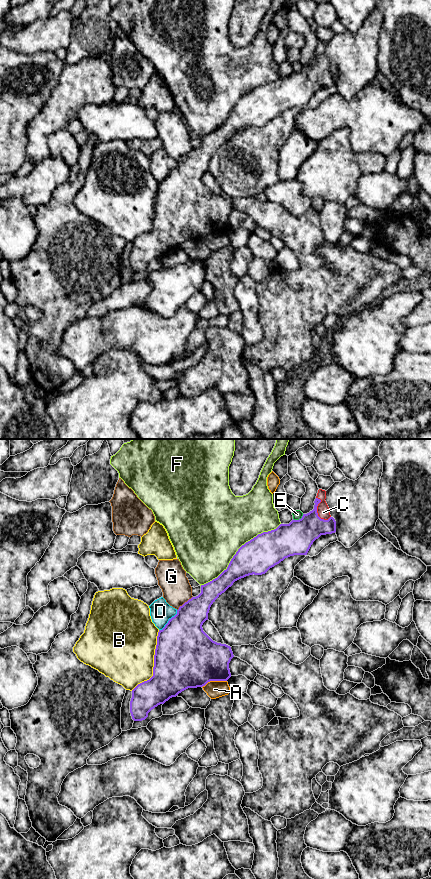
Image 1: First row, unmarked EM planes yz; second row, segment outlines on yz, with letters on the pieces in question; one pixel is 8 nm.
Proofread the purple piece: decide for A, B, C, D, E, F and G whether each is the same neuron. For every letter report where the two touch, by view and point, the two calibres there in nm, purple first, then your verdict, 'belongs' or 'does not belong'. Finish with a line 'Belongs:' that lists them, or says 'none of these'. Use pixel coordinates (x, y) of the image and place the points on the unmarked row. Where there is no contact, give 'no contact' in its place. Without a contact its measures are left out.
A: contact yz (214, 232); calibres 460 and 140 nm; does not belong
B: contact yz (154, 215); calibres 480 and 460 nm; does not belong
C: contact yz (316, 62); calibres 240 and 100 nm; belongs
D: contact yz (168, 173); calibres 440 and 180 nm; does not belong
E: contact yz (299, 71); calibres 260 and 70 nm; does not belong
F: contact yz (237, 103); calibres 280 and 500 nm; does not belong
G: contact yz (185, 154); calibres 320 and 240 nm; does not belong
Belongs: C

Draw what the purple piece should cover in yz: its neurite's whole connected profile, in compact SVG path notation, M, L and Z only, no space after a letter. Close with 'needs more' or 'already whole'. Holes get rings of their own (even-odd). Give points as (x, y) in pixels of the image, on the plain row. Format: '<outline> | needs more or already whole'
M319 41L312 63L303 66L299 72L293 71L289 76L280 76L274 82L258 86L242 97L227 121L217 130L201 137L201 145L180 158L177 166L169 171L162 182L159 182L153 228L132 242L130 265L134 273L145 272L152 261L188 240L203 239L210 233L227 233L231 229L229 215L234 209L231 199L213 193L202 180L203 175L208 172L211 157L235 133L253 126L265 126L290 108L307 107L313 94L321 87L335 85L336 73L330 67L325 51L326 43Z | needs more

